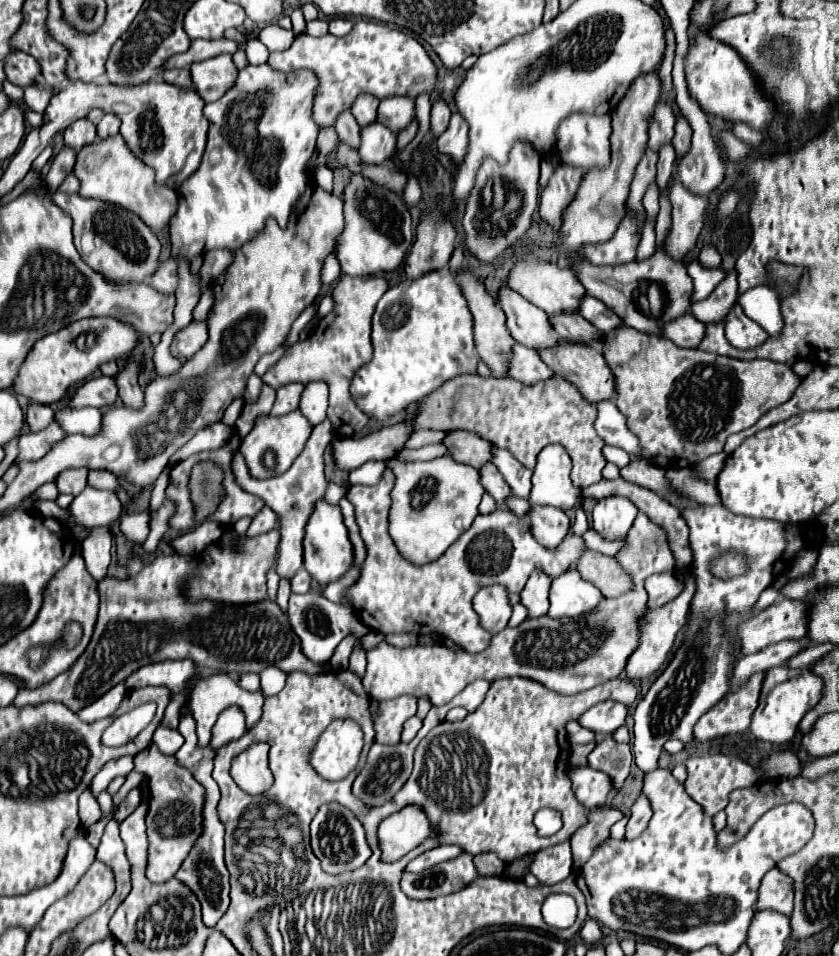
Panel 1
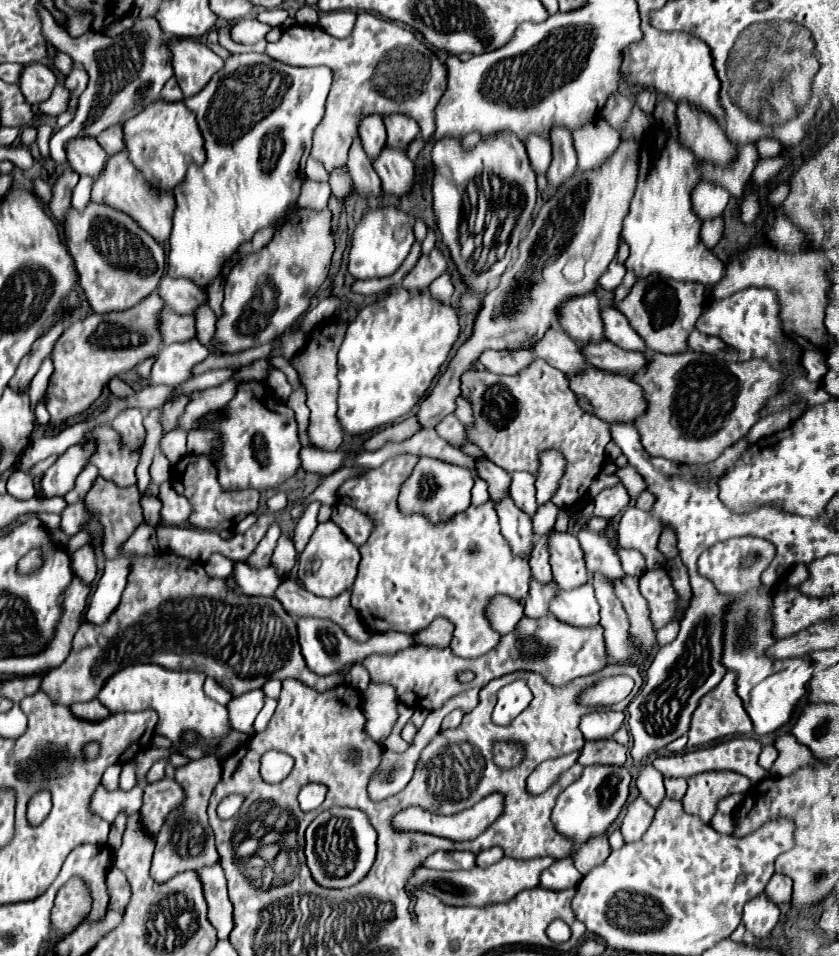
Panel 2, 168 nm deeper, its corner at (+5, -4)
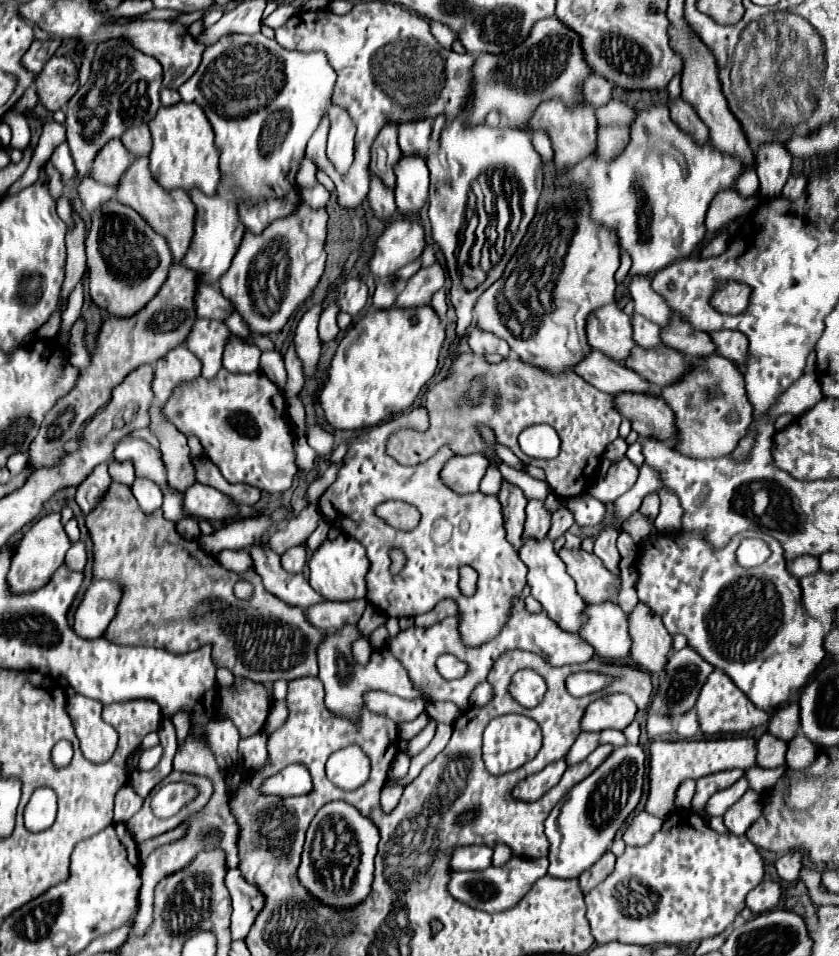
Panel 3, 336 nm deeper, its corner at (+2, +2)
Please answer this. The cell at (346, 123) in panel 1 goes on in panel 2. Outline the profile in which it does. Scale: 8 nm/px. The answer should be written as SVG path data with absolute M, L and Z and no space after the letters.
M356 138L352 142L352 148L348 150L348 170L352 174L356 192L366 194L366 196L370 196L370 194L378 196L382 192L380 178L374 172L372 164L370 164L370 158L366 156L366 152L364 152L364 148L360 144L360 138Z

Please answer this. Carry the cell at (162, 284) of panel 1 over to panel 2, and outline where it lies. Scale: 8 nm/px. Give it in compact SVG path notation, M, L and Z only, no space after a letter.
M162 276L156 292L162 296L166 308L180 314L192 314L194 308L204 300L204 292L192 284L192 280L178 280L170 276Z

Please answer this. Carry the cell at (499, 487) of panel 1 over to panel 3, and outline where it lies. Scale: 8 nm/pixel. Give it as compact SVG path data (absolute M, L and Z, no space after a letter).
M523 538L523 546L519 550L519 556L529 566L527 582L531 586L531 594L535 598L539 598L539 602L543 604L543 610L547 612L547 616L555 624L559 624L563 630L569 630L571 634L579 634L579 630L583 626L585 602L583 602L583 598L579 598L579 594L575 590L575 582L569 578L563 560L553 550L553 542L551 540L535 542L535 540L525 540Z

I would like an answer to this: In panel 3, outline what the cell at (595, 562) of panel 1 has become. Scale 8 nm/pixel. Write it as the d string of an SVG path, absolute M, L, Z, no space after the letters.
M637 604L637 608L629 614L629 632L633 640L633 662L661 678L671 652L671 634L665 630L661 618L645 604Z

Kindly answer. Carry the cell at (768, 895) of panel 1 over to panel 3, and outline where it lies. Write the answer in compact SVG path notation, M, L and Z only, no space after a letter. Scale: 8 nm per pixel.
M787 852L783 854L777 862L775 862L775 868L779 872L779 878L783 880L795 880L799 876L799 870L803 866L803 854L801 852Z

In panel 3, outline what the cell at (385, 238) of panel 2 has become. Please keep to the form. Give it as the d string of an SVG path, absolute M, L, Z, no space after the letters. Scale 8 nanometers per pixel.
M393 220L379 236L369 262L377 280L387 280L405 264L417 260L425 250L423 228L411 220Z

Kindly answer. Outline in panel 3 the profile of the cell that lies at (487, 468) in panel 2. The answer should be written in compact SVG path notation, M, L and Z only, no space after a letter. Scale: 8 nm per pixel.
M503 482L503 488L501 488L497 498L503 504L507 540L515 546L515 550L519 550L521 536L523 536L523 524L525 524L527 498L525 498L525 494L517 486L513 486L509 482Z

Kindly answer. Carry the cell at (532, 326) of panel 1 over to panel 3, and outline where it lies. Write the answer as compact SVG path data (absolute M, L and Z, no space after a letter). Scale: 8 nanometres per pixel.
M593 350L585 356L577 366L573 366L583 380L607 394L623 394L623 392L637 392L637 394L651 394L653 386L645 378L641 378L635 370L607 358L599 350Z

